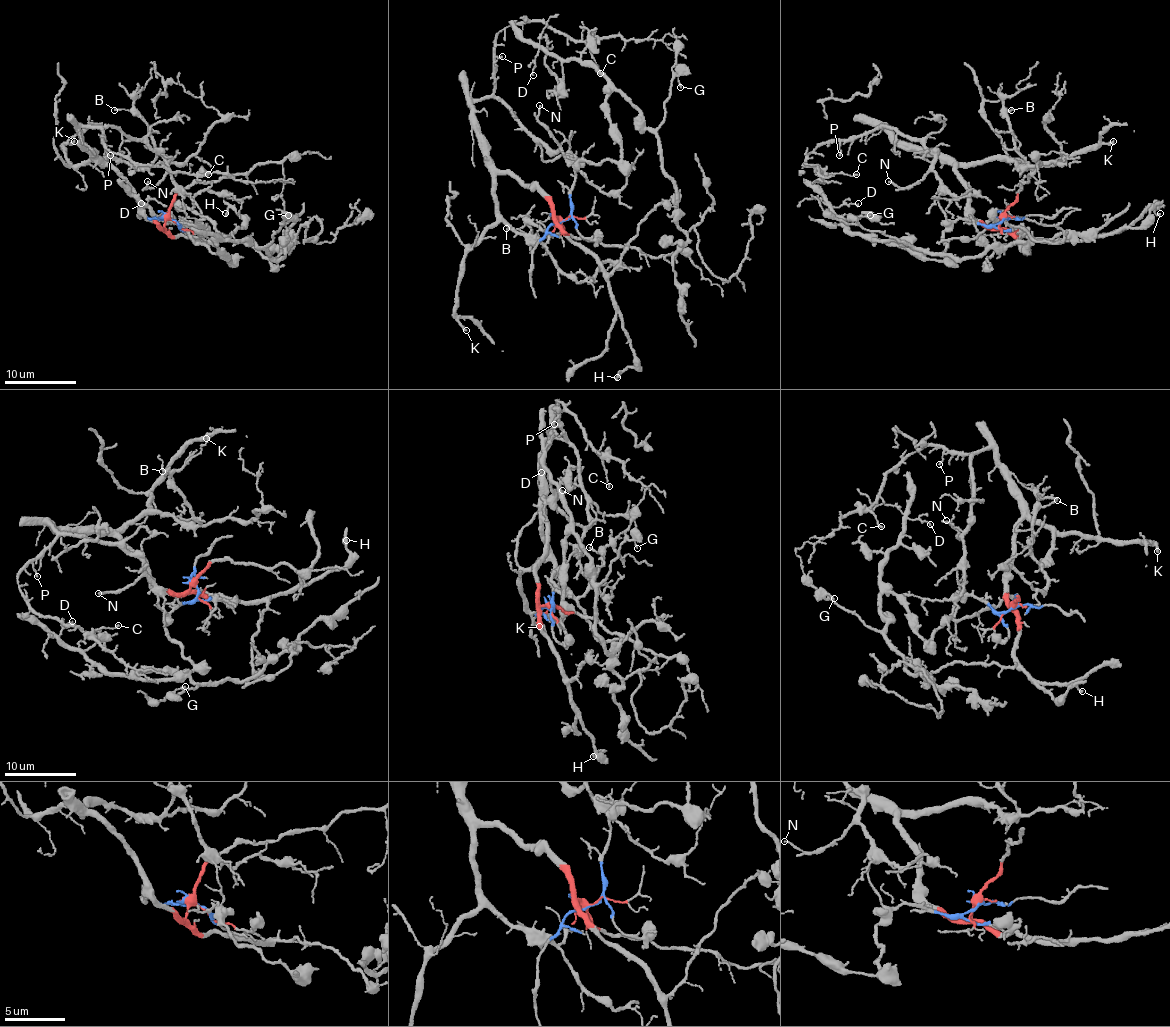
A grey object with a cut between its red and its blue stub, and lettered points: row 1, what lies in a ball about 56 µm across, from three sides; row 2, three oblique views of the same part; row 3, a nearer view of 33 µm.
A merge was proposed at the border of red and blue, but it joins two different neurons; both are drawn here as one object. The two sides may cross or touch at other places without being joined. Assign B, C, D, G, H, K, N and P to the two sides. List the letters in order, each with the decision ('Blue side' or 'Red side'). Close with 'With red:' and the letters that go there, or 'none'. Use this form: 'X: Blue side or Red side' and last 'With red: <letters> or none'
B: Red side
C: Red side
D: Blue side
G: Blue side
H: Red side
K: Red side
N: Red side
P: Red side
With red: B, C, H, K, N, P

